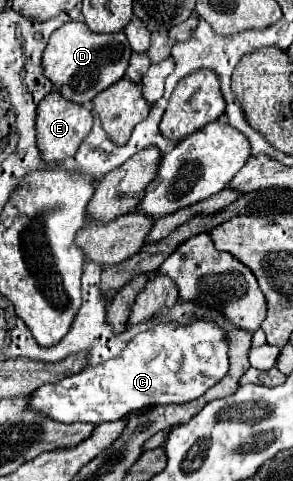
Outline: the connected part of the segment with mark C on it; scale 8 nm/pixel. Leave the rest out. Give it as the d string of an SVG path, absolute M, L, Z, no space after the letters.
M197 320L189 326L161 322L131 338L117 358L37 388L29 396L29 408L63 424L89 422L99 426L121 420L131 410L195 400L205 394L207 388L217 384L227 370L225 332L217 324L207 320Z

